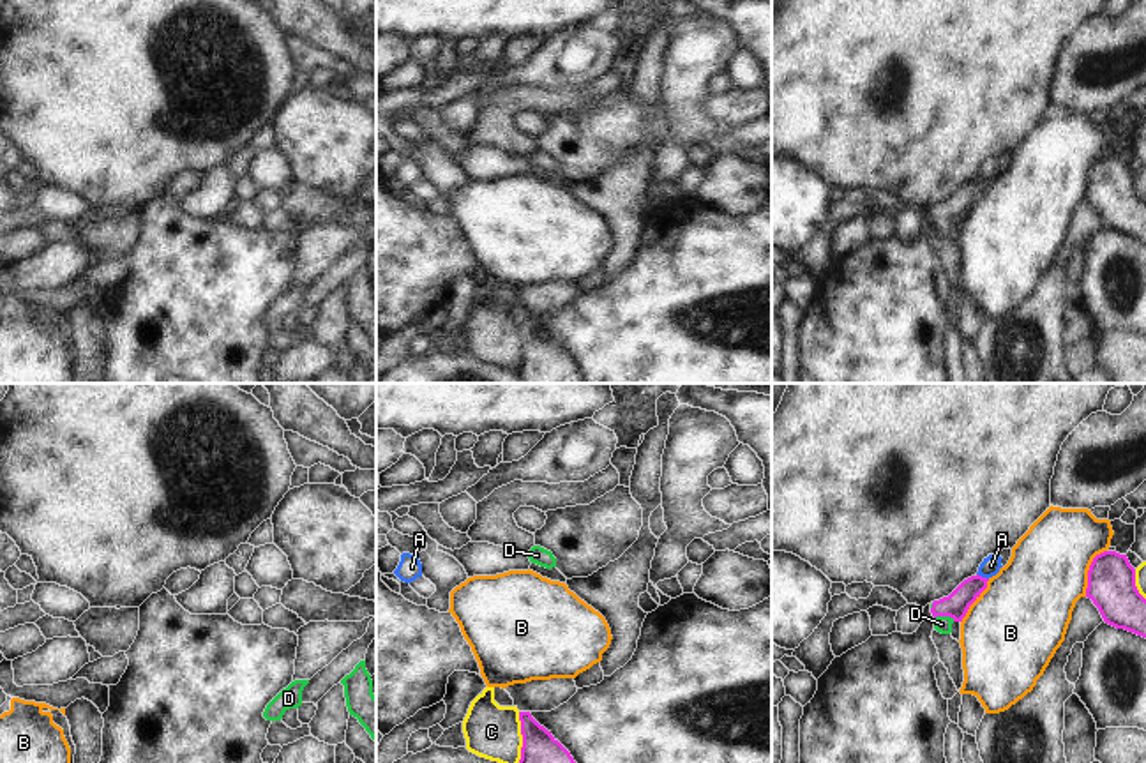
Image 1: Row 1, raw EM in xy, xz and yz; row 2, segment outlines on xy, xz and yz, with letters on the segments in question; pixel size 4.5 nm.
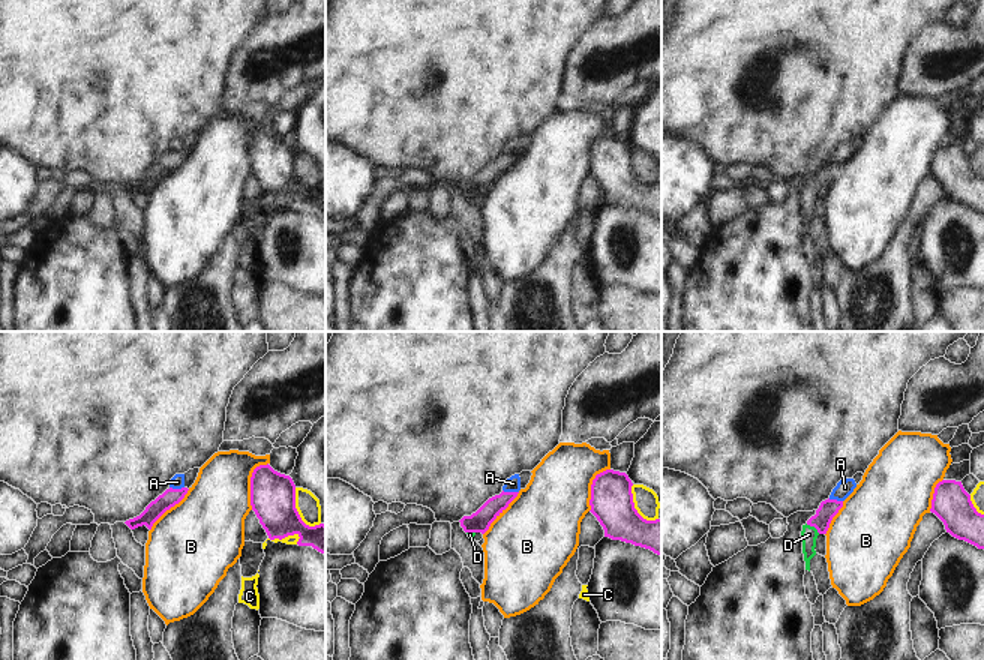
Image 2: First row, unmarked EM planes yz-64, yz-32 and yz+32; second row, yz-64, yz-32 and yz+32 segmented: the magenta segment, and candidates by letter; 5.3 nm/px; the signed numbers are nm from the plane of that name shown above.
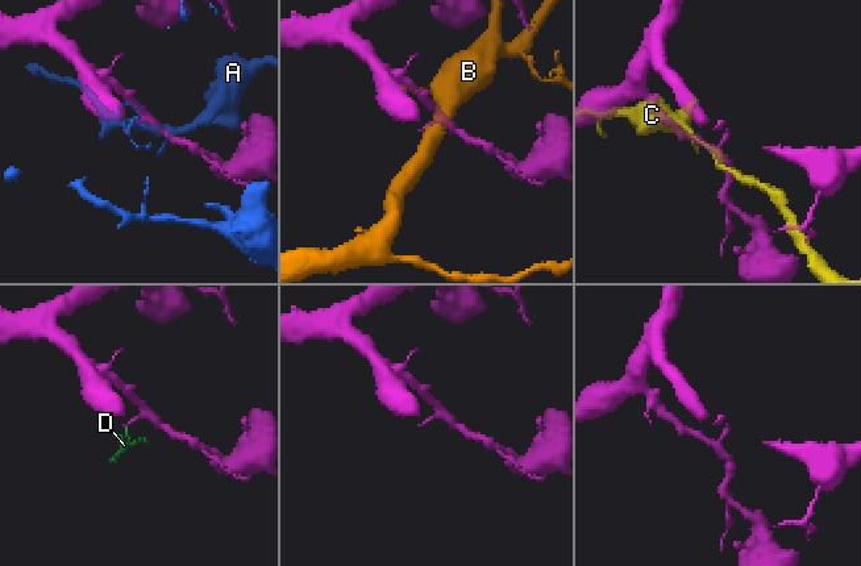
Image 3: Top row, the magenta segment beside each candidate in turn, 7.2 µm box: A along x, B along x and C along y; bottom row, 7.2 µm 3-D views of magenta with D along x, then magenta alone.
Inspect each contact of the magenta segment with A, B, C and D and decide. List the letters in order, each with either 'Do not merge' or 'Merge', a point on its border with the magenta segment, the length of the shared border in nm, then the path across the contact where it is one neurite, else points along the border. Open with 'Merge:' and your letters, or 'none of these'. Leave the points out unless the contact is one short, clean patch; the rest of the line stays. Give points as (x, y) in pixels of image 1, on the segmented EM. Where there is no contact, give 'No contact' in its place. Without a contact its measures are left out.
Merge: D
A: Do not merge. Touches magenta at yz (980, 576). Shared border 70 nm. Boundary: yz (977, 573), (987, 580)
B: Do not merge. Touches magenta at yz (1088, 571). Shared border 240 nm
C: Do not merge. Touches magenta at xz (523, 737). Shared border 240 nm
D: Merge. Touches magenta at yz (945, 615). Shared border 100 nm. Path across: yz (956, 606), (945, 615), (942, 624).

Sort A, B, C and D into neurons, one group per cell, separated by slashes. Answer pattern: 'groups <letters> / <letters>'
groups A / B / C / D

